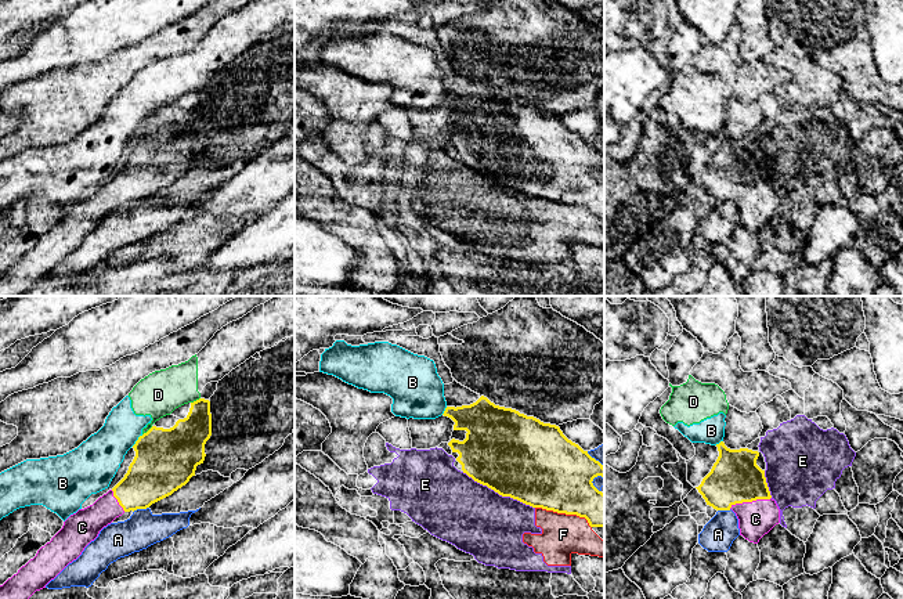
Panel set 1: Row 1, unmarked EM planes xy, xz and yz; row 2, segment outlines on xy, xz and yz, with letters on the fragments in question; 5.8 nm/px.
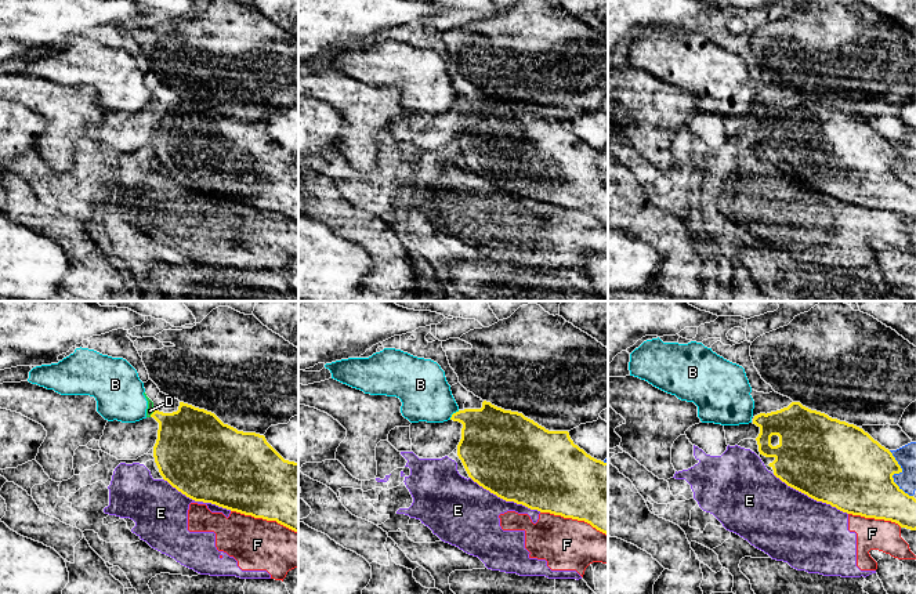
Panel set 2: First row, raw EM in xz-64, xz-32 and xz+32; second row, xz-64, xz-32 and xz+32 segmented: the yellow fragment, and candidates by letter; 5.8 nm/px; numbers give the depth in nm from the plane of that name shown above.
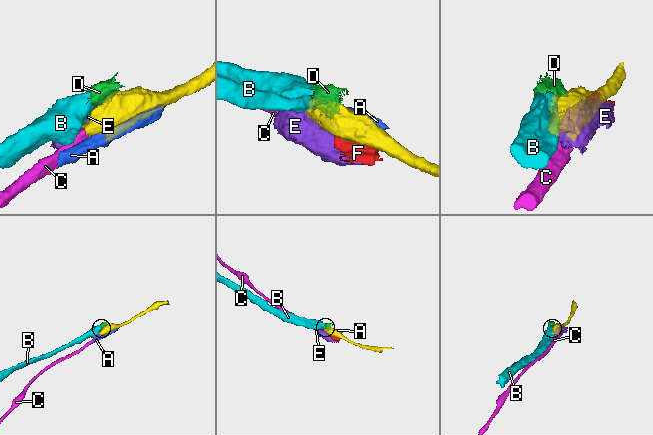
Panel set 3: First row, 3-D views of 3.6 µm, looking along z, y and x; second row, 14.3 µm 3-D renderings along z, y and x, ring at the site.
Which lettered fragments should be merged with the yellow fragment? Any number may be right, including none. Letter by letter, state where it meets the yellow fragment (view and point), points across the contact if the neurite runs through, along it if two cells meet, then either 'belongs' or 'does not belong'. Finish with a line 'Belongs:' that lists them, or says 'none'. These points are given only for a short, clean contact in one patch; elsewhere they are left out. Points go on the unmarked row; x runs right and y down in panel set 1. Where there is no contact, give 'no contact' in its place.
A: meets yellow in xy at (140, 198); does not belong
B: meets yellow in xy at (137, 130); border along xy (143, 125), (132, 136); does not belong
C: meets yellow in yz at (750, 191); belongs
D: meets yellow in xy at (148, 121); does not belong
E: meets yellow in xz at (498, 183); does not belong
F: meets yellow in xz at (564, 202); does not belong
Belongs: C

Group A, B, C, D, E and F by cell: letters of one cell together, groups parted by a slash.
A / B D / C / E F

